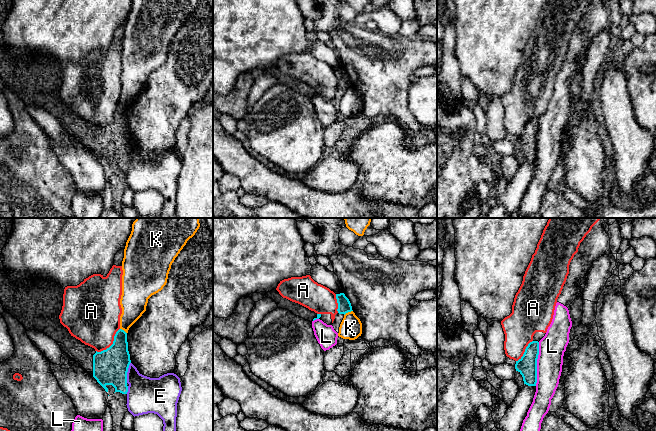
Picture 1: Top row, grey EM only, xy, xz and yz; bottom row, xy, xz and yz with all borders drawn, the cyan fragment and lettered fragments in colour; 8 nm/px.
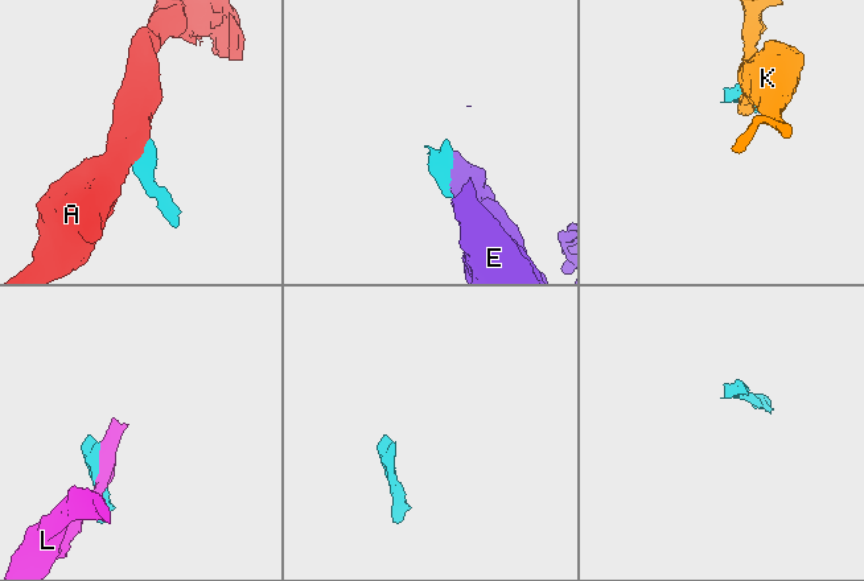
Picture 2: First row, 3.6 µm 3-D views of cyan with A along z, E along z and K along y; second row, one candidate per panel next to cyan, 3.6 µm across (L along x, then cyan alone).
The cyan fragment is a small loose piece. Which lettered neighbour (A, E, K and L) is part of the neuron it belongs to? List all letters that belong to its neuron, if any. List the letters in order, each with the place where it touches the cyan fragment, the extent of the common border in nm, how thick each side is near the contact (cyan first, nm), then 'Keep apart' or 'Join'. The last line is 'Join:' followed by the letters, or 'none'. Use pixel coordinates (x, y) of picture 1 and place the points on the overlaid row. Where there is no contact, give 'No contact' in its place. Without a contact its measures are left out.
A: Touches cyan at xy (113, 343). Shared border 260 nm. Thickness 280 nm (cyan) against 400 nm. Keep apart
E: Touches cyan at xy (127, 371). Shared border 170 nm. Thickness 280 nm (cyan) against 300 nm. Keep apart
K: Touches cyan at xz (348, 311). Shared border 80 nm. Thickness 110 nm (cyan) against 180 nm. Keep apart
L: Touches cyan at yz (536, 364). Shared border 360 nm. Thickness 160 nm (cyan) against 220 nm. Keep apart
Join: none

